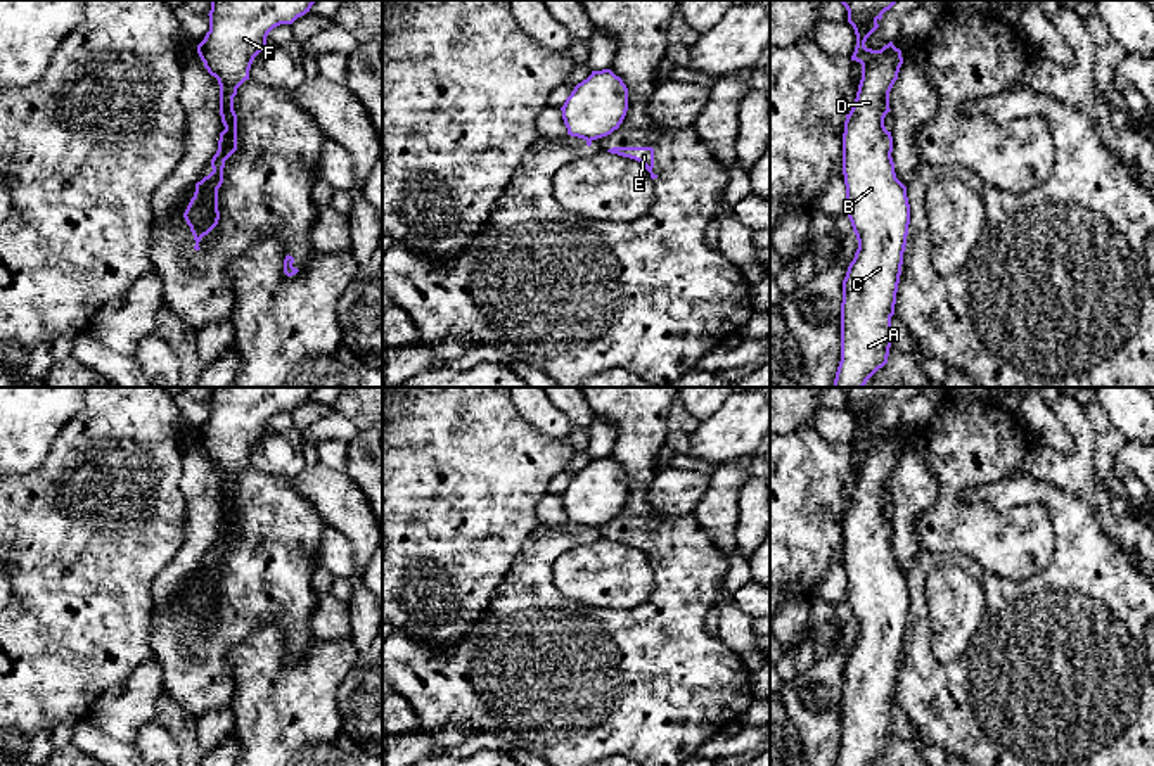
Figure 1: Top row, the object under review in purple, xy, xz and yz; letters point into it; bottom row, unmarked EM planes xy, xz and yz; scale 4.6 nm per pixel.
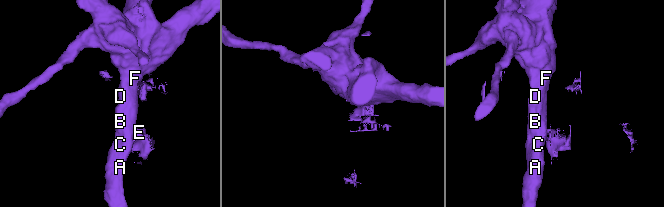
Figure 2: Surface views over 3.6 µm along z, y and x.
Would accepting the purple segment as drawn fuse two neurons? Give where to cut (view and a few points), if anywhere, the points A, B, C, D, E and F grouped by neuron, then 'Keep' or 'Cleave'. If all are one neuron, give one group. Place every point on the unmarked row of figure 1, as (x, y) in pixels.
Split along xy (194, 621), (201, 625). Groups: A B C D F / E. Cleave

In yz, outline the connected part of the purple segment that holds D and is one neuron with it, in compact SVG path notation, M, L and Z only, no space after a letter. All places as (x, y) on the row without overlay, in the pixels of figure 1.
M837 387L848 398L848 410L856 422L851 448L862 451L862 467L843 520L843 562L846 572L846 602L858 628L858 636L843 667L841 690L841 749L836 766L870 766L888 750L891 735L891 704L901 662L903 640L910 612L907 574L896 565L891 519L884 514L889 479L903 451L901 437L889 429L881 437L865 434L879 415L882 401L898 387Z

